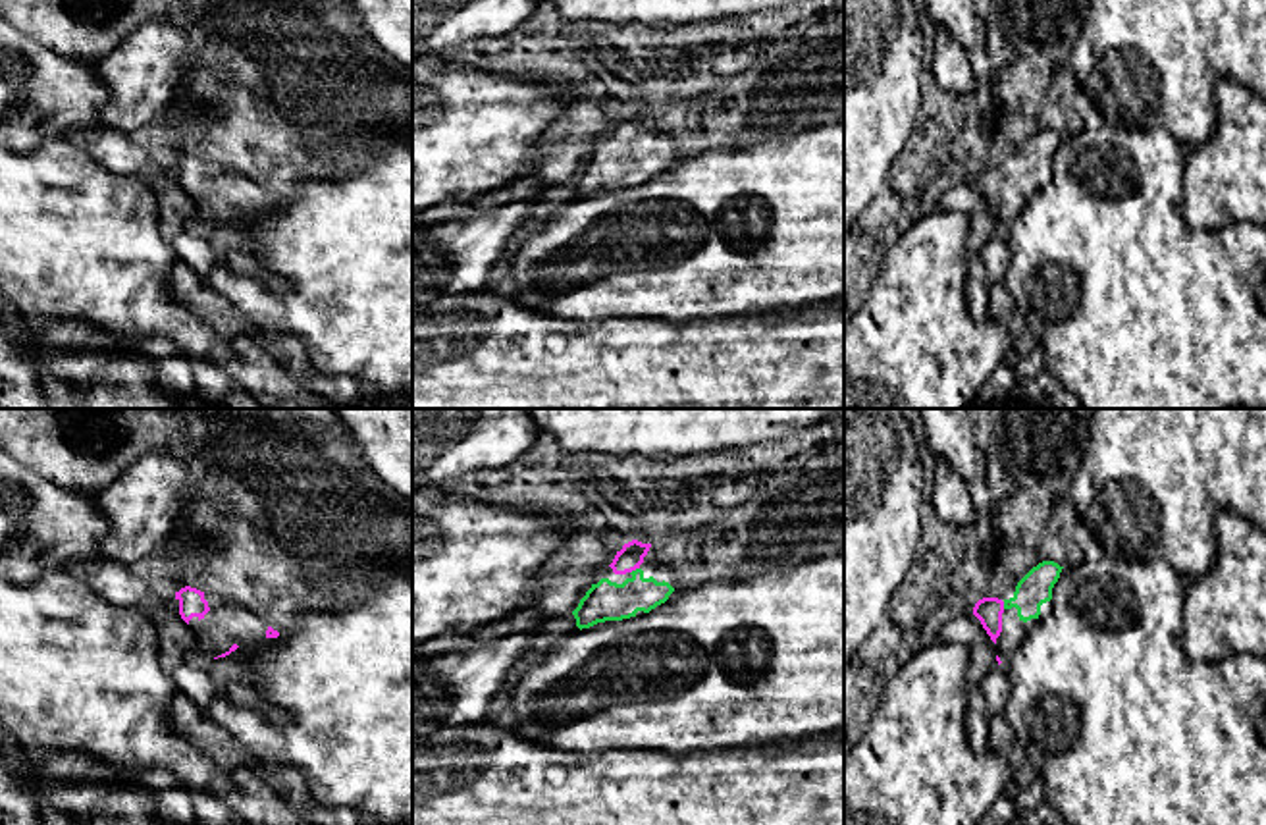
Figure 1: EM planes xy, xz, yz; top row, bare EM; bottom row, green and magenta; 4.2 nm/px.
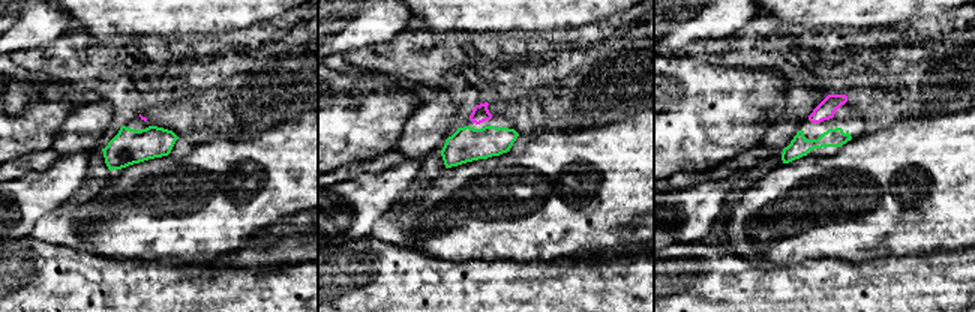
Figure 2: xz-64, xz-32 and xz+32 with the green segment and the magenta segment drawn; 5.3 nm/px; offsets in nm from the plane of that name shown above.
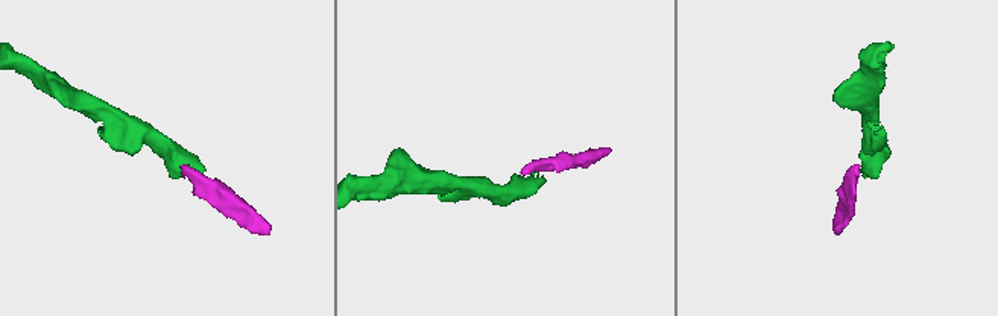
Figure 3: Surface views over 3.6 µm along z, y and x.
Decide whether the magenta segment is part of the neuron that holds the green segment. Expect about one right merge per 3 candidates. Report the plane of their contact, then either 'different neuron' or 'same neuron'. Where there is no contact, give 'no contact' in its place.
xz | same neuron

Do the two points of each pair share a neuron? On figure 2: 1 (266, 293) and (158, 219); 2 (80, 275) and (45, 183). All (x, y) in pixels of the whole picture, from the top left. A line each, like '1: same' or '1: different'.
1: different
2: different

